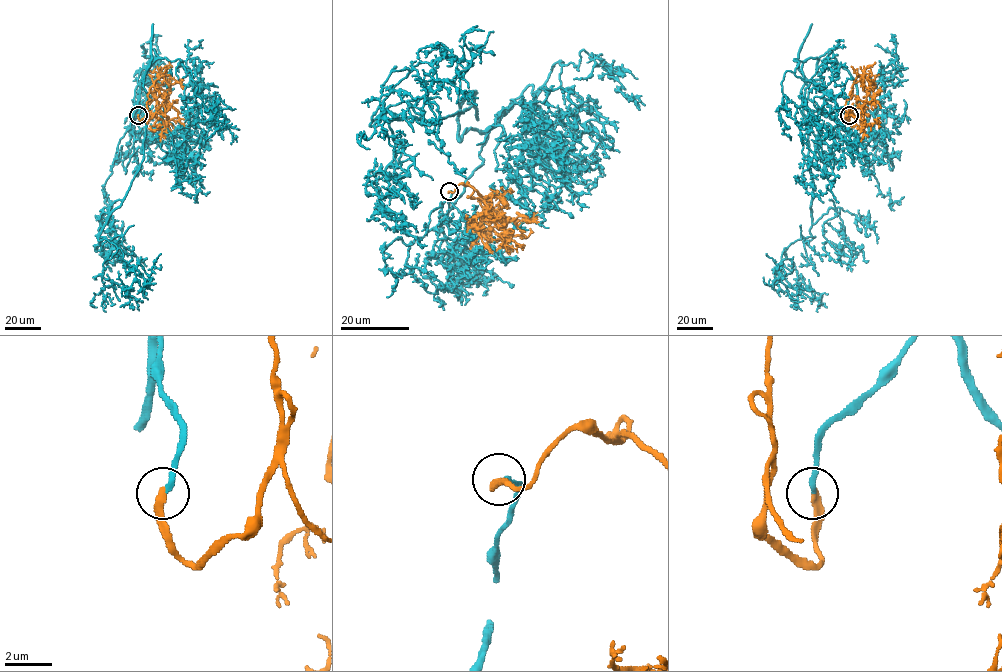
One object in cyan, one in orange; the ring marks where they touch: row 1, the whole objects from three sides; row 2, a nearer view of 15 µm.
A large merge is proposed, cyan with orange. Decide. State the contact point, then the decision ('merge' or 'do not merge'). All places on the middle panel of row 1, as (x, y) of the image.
at (449, 191); merge

